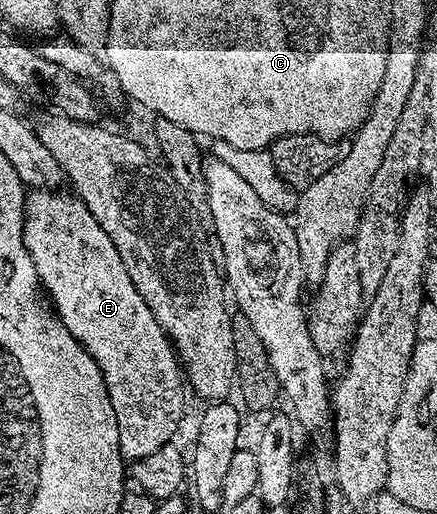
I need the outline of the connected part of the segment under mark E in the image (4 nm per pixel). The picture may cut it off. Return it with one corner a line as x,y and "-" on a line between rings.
32,189
25,194
24,244
30,253
30,261
34,261
34,269
40,278
40,286
44,288
57,317
62,321
62,325
66,325
66,329
70,329
72,336
83,345
86,353
90,353
90,357
94,357
94,361
106,381
106,393
110,397
110,405
114,405
114,417
118,417
118,445
125,460
150,457
150,453
155,453
156,450
162,449
162,445
173,442
177,438
175,436
176,430
179,429
180,422
184,419
186,380
182,374
180,361
171,339
164,334
163,329
158,325
158,321
152,310
146,305
146,301
142,301
138,289
134,289
134,281
130,281
130,273
126,273
126,265
122,265
122,257
118,257
118,249
114,245
114,241
110,241
110,237
106,237
106,229
102,229
102,225
98,225
94,213
90,213
90,209
86,209
86,205
79,195
65,191
64,189

